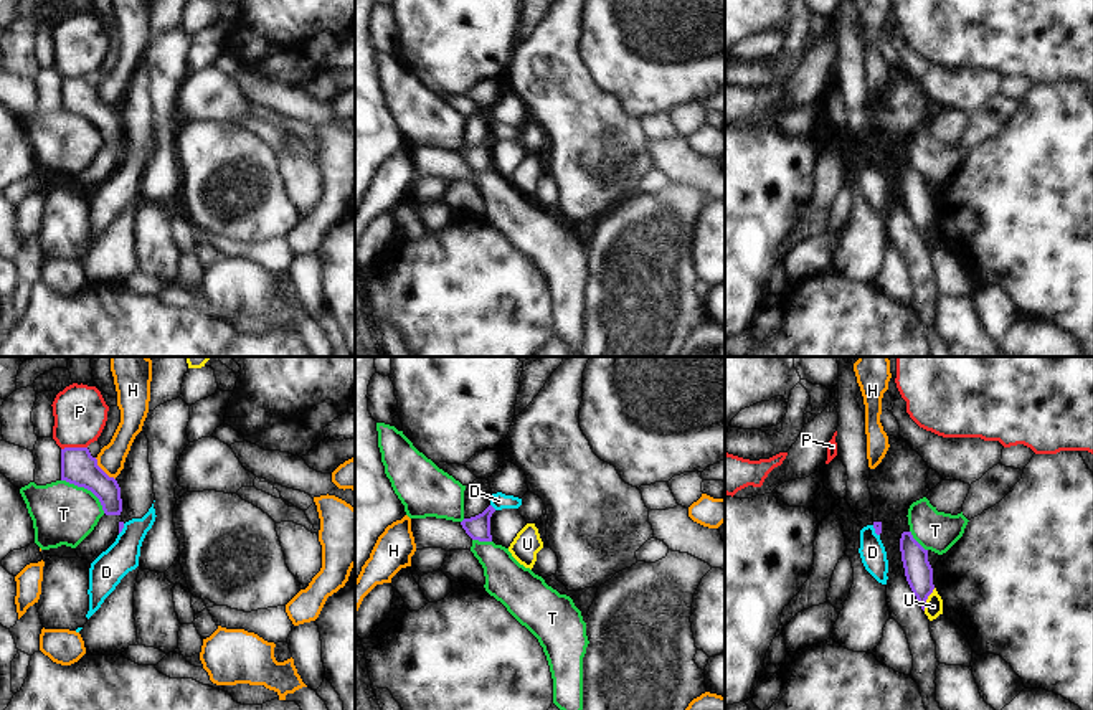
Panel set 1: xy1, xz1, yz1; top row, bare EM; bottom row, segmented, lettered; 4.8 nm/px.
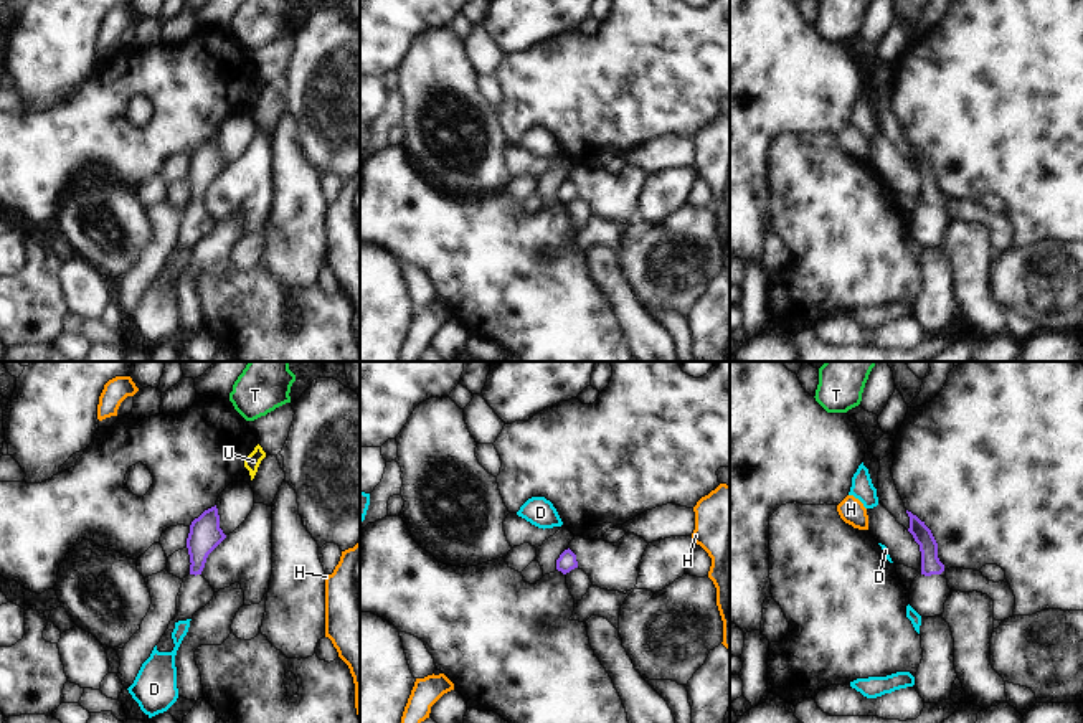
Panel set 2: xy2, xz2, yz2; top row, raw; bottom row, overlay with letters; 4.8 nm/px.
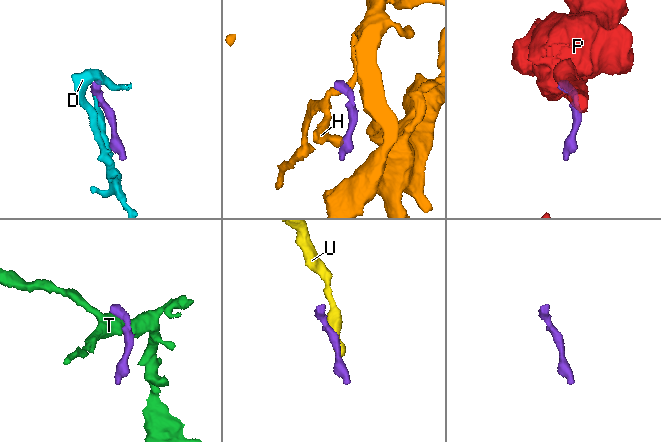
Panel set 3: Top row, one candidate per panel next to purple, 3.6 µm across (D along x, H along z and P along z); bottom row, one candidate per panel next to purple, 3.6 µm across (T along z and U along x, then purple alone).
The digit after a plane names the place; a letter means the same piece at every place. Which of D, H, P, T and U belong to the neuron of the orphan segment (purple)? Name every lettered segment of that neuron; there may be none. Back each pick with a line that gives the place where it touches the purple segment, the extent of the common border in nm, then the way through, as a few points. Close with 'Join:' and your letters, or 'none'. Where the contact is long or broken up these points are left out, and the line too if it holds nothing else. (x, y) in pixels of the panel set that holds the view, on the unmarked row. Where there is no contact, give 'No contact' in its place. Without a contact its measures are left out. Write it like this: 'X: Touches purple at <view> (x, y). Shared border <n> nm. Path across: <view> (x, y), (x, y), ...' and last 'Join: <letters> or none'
Join: none.

